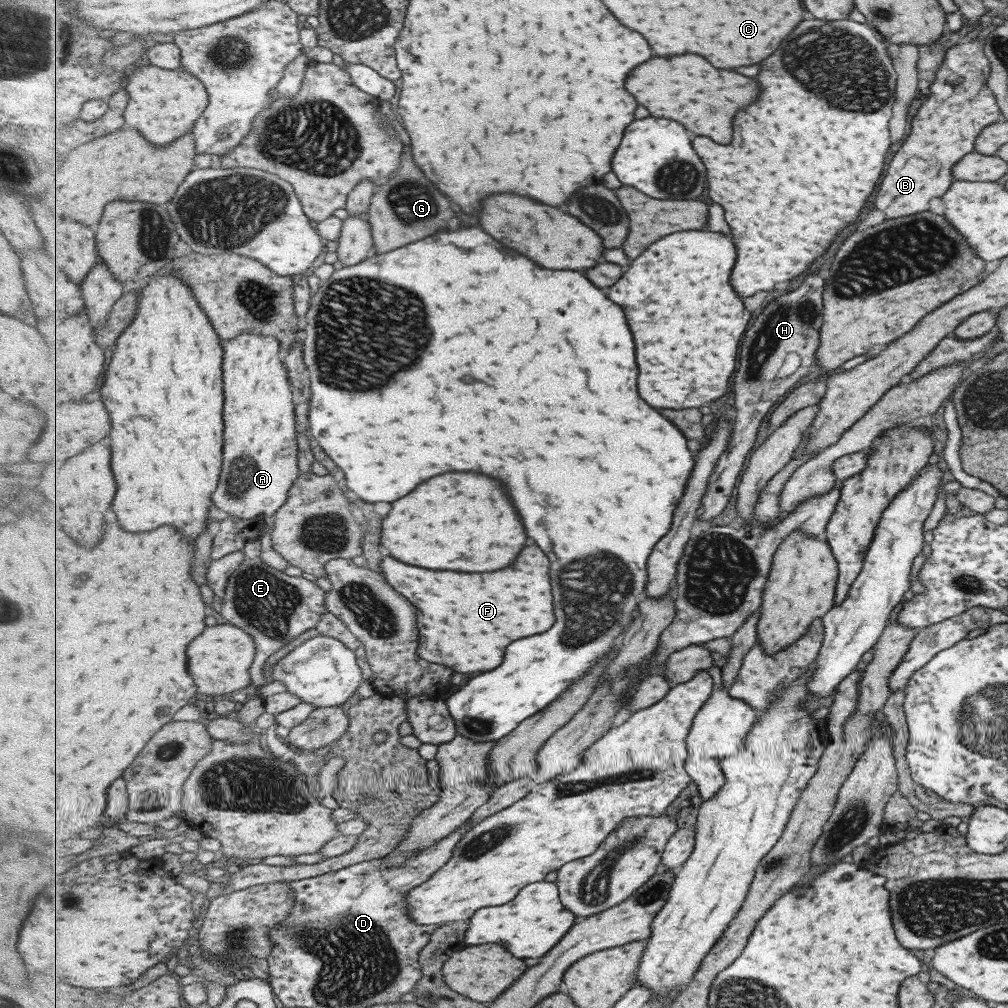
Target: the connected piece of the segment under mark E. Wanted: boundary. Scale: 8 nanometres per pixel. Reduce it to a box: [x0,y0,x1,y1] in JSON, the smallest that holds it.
[220,542,327,688]

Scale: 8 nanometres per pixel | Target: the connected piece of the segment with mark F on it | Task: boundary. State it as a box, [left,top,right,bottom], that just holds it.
[380,546,557,674]

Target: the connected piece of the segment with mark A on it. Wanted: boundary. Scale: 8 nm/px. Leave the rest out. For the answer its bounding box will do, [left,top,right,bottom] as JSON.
[212,332,300,520]

